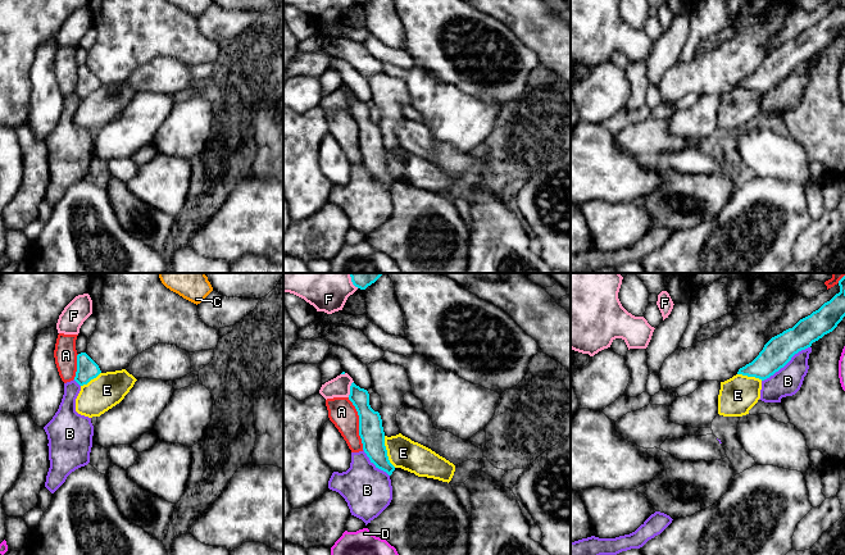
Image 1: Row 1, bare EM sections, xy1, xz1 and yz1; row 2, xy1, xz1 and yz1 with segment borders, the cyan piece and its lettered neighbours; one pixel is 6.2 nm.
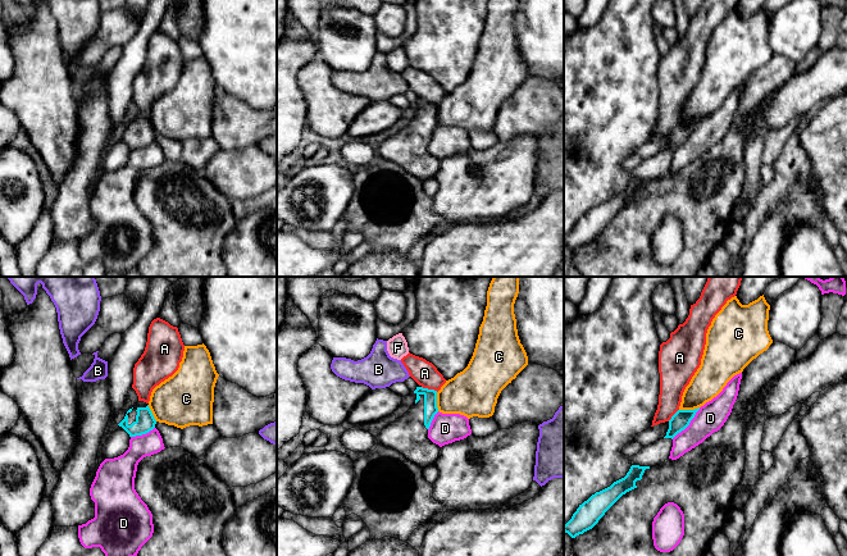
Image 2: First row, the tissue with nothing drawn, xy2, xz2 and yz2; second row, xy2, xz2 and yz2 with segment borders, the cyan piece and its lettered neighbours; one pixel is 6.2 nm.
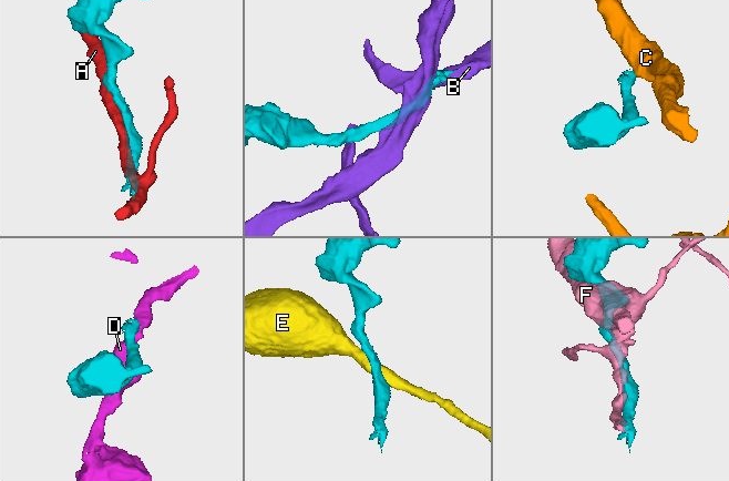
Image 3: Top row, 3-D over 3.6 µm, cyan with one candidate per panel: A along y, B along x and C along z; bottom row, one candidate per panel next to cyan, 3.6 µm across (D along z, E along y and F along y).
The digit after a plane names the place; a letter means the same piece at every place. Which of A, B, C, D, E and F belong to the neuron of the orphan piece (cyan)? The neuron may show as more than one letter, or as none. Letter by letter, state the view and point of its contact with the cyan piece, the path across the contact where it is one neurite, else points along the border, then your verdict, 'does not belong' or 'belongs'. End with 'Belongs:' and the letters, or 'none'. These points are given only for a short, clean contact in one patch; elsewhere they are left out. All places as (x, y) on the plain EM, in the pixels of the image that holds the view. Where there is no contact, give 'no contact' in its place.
A: meets cyan in xz1 at (359, 136); does not belong
B: meets cyan in yz1 at (785, 77); does not belong
C: meets cyan in yz2 at (688, 123); border along yz2 (698, 119), (679, 123); does not belong
D: meets cyan in yz2 at (688, 137); does not belong
E: meets cyan in xz1 at (386, 164); does not belong
F: meets cyan in xz1 at (350, 101); does not belong
Belongs: none

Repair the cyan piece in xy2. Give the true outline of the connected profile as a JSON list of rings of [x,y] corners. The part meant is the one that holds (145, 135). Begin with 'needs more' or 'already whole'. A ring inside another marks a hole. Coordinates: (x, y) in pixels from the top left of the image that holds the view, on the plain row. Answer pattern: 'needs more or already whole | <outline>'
needs more | [[[138,114],[136,119],[129,122],[124,132],[118,137],[129,150],[142,149],[155,141],[156,133],[149,120],[149,117]]]

